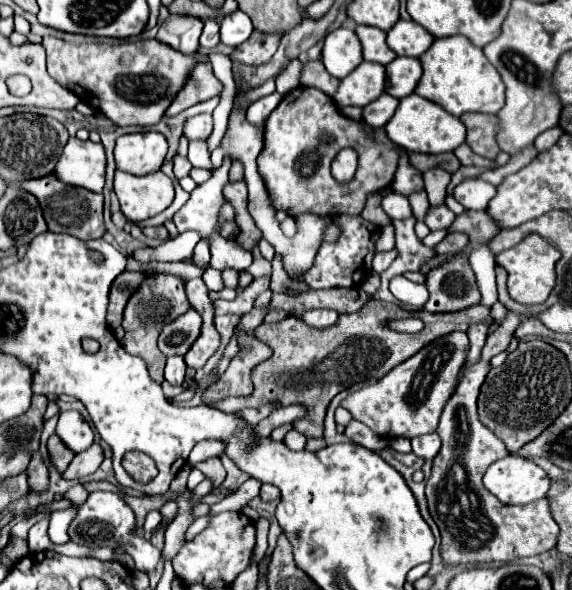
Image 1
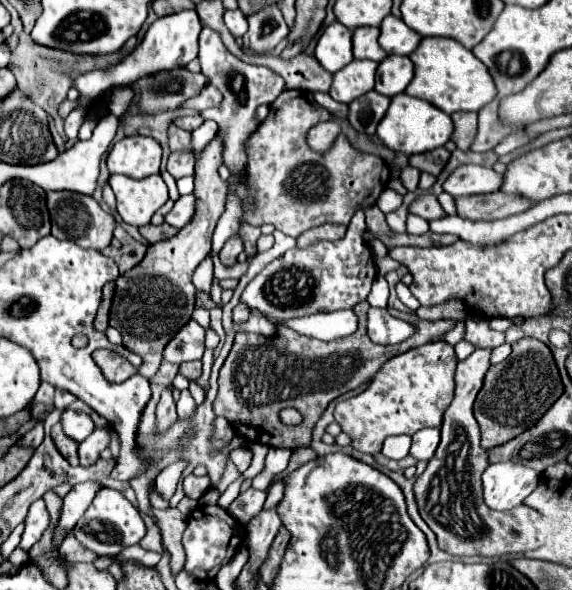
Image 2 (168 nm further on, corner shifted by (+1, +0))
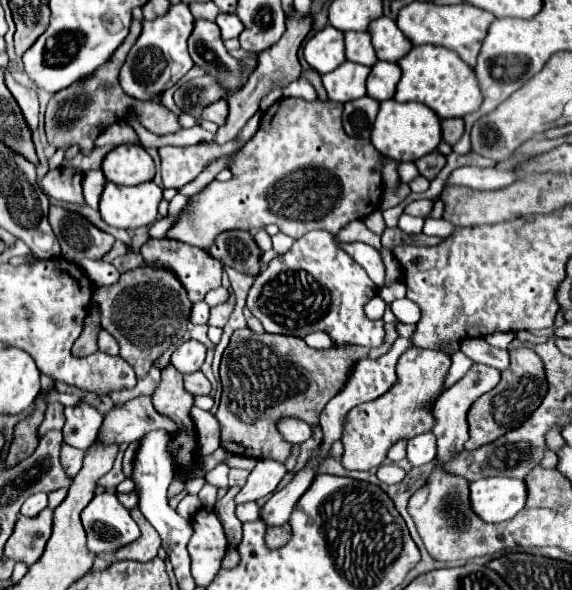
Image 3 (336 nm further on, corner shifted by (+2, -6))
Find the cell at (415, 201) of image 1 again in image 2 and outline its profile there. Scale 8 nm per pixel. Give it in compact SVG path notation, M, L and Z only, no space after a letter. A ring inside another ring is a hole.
M405 165L405 167L403 167L403 171L401 171L401 181L403 181L403 185L407 187L407 191L415 191L415 189L417 189L419 175L421 175L421 171L415 169L415 167L411 167L411 165Z

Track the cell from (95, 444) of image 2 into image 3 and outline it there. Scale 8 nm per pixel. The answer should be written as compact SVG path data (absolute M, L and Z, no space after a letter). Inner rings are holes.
M138 397L128 401L124 407L114 407L100 427L98 443L100 445L122 445L122 443L134 443L142 435L146 435L152 429L164 427L170 431L170 435L178 435L180 427L166 415L158 413L152 407L150 397Z

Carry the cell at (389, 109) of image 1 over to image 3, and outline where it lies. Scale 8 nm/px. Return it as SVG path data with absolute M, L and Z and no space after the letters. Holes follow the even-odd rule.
M360 97L356 101L348 101L344 105L344 115L342 115L344 131L360 139L370 139L378 109L380 103L372 97Z

